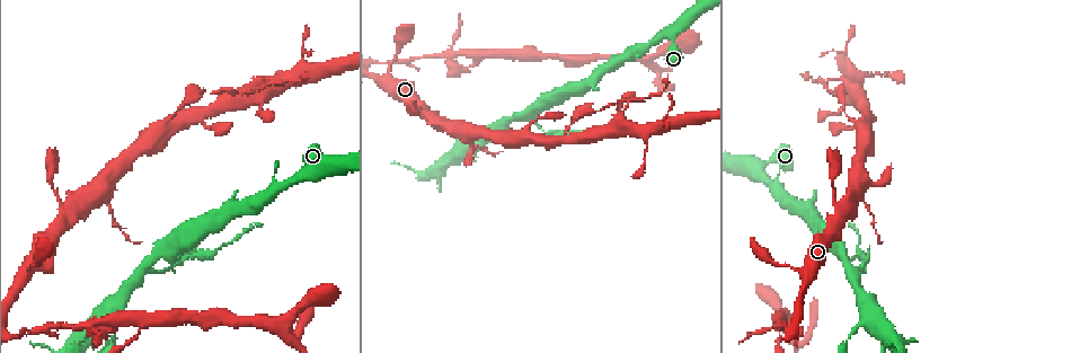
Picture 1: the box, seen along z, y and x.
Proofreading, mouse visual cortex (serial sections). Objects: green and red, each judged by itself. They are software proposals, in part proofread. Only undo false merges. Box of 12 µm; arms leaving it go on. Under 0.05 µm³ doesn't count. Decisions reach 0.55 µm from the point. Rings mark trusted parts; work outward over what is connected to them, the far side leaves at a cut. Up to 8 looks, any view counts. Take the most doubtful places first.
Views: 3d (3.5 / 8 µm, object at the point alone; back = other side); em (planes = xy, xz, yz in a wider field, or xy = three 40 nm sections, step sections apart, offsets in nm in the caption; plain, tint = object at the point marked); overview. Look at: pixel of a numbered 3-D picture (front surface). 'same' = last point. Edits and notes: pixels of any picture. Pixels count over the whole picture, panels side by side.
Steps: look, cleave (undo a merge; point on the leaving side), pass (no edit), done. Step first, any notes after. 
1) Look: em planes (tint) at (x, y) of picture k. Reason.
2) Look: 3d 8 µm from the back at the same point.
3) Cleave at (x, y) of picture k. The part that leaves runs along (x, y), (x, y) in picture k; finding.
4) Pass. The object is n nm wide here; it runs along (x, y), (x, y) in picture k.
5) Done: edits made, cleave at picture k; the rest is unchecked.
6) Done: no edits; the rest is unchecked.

Look: 3d 8 µm from the back at (385, 63) of picture 1.

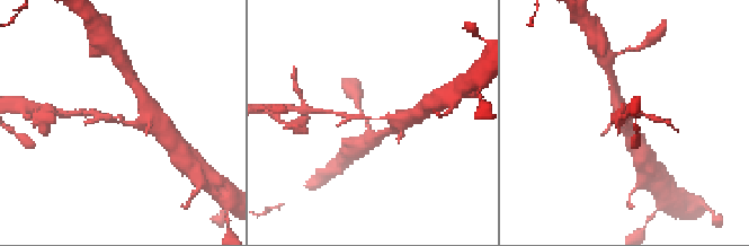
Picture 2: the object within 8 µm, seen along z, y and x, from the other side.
Look: 3d 3.5 µm at (371, 117) of picture 2.

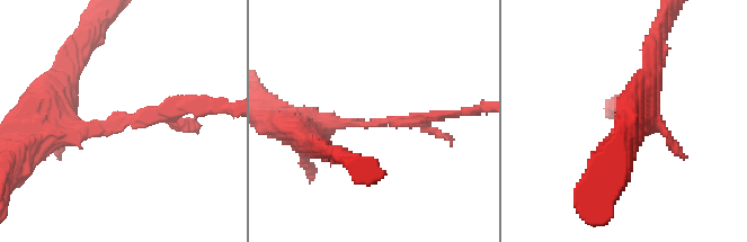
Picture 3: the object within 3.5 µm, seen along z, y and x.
Look: em xy step 3 (tint) at (373, 125) of picture 3. The arms are 200, 350 nm wide; shape alone is not enough.

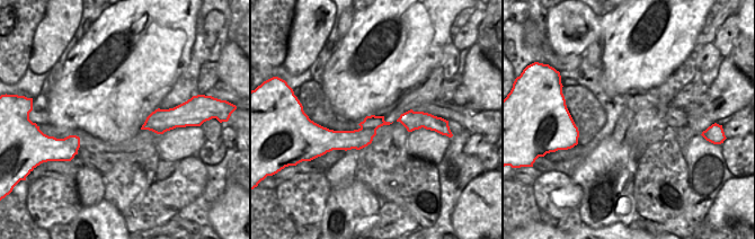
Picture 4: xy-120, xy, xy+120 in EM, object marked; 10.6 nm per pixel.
Pass. It runs along (382, 122), (361, 136), (329, 133) in picture 4; continuous, no second cell.

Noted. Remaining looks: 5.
Look: 3d 8 µm at (867, 309) of picture 1.

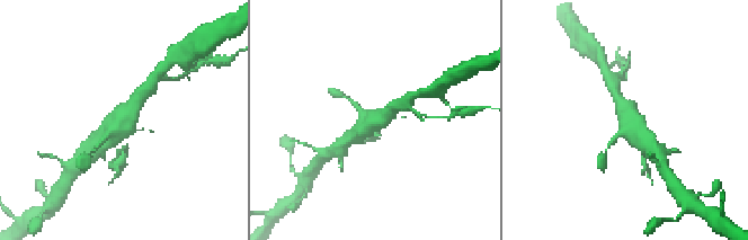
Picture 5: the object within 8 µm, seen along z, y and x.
Look: 3d 3.5 µm at (376, 120) of picture 5.

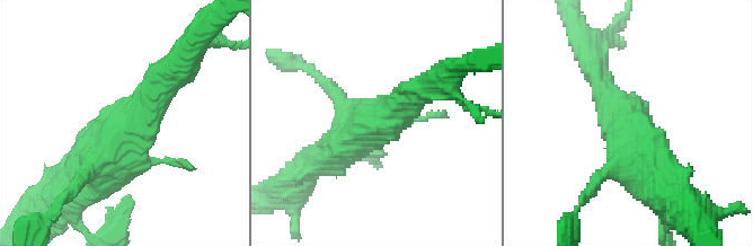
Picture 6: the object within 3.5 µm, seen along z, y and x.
Look: em xy step 5 (tint) at (380, 120) of picture 6.

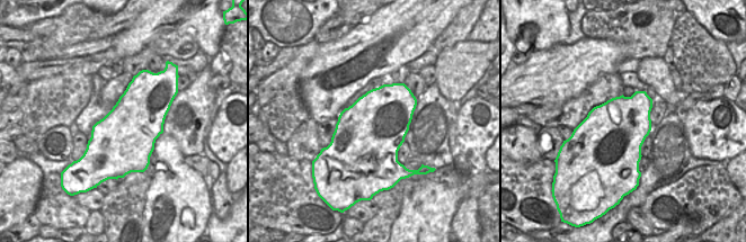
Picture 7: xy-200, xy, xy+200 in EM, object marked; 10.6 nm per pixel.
Pass. It runs along (157, 93), (118, 141), (60, 193) in picture 6; all the same cell.

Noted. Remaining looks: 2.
Look: 3d 3.5 µm at (561, 58) of picture 1. Thin neck.

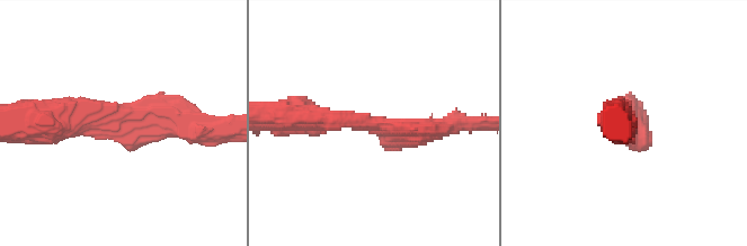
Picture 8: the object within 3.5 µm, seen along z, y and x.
Pass. It runs along (298, 117), (401, 132), (443, 126) in picture 8; all the same cell.

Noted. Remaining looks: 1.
Done: no edits; the rest is unchecked.

